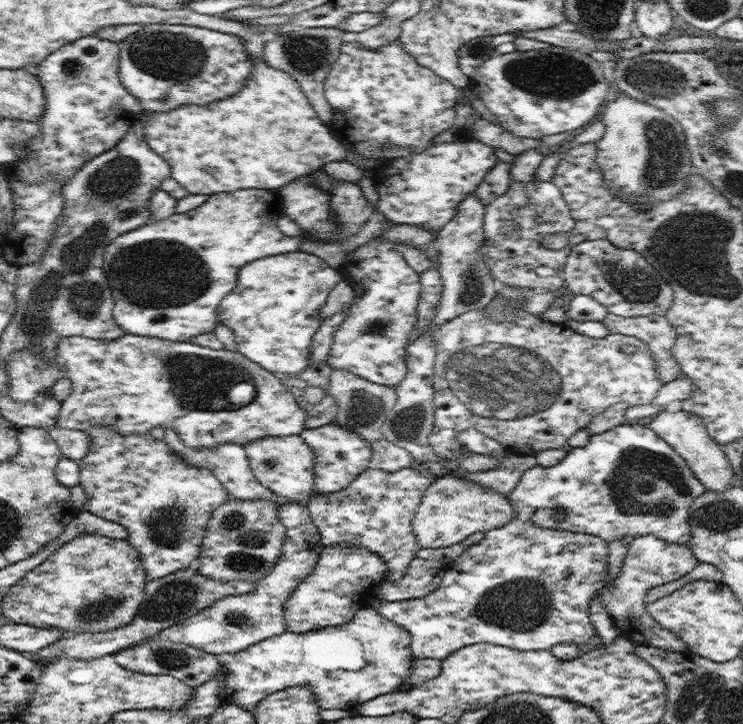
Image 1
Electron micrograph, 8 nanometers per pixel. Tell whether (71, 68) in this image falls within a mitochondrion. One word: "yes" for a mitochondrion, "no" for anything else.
yes

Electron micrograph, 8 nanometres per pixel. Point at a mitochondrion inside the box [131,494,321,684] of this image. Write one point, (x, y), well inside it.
(246, 559)

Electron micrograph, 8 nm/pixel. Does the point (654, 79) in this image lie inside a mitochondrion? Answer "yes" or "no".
yes

